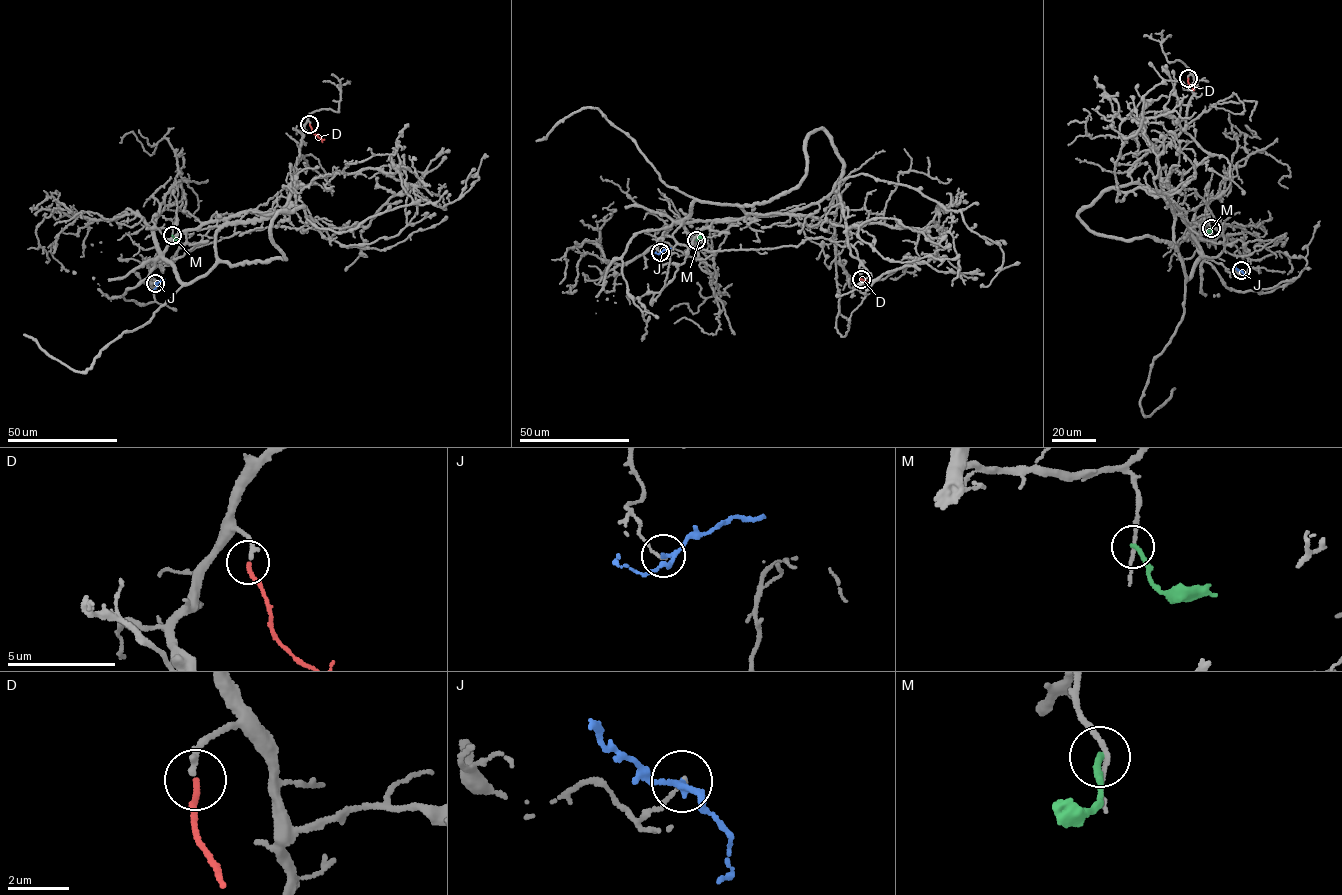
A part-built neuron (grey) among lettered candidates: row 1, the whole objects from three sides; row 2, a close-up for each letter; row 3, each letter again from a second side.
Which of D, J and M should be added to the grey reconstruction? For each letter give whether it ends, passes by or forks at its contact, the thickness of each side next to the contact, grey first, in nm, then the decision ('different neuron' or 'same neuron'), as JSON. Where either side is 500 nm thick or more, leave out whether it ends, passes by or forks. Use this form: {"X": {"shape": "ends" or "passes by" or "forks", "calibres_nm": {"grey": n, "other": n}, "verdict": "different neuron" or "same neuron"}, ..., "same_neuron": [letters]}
{"D": {"shape": "ends", "calibres_nm": {"grey": 220, "other": 180}, "verdict": "same neuron"}, "J": {"shape": "passes by", "calibres_nm": {"grey": 110, "other": 160}, "verdict": "different neuron"}, "M": {"shape": "ends", "calibres_nm": {"grey": 150, "other": 200}, "verdict": "different neuron"}, "same_neuron": ["D"]}

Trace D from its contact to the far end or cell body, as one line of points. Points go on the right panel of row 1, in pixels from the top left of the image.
D: (1188, 78), (1194, 90)

